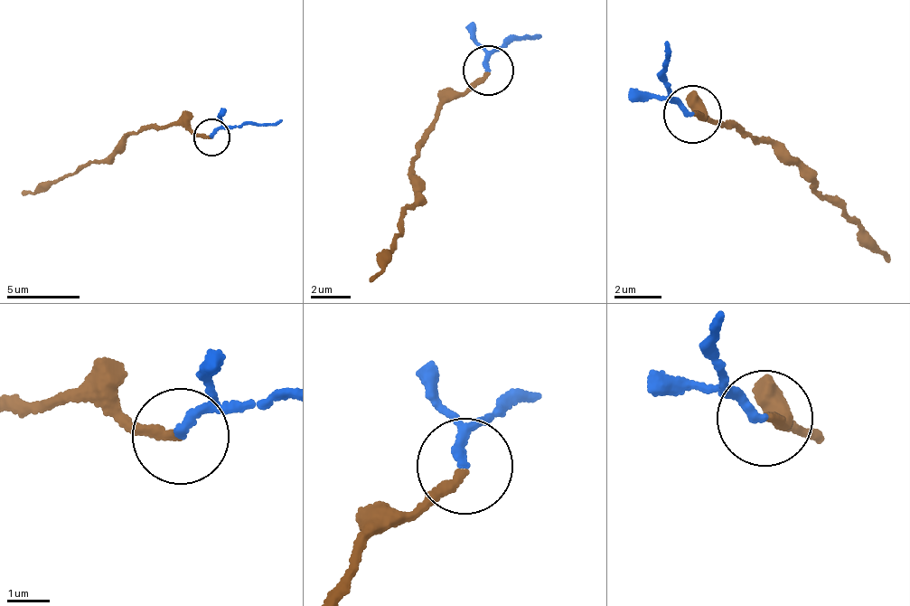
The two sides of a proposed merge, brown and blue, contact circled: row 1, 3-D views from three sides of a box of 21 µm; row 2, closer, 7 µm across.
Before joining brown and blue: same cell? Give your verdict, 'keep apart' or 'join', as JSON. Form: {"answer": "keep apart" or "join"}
{"answer": "join"}

